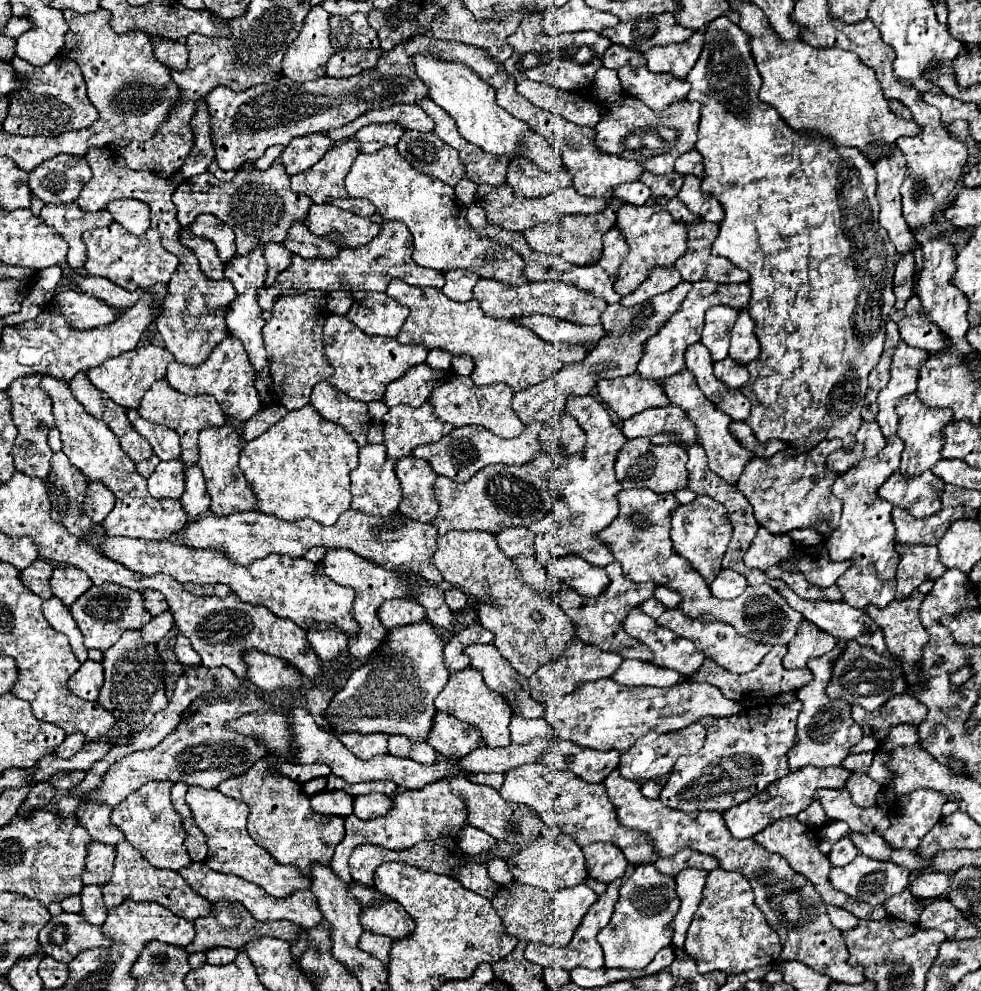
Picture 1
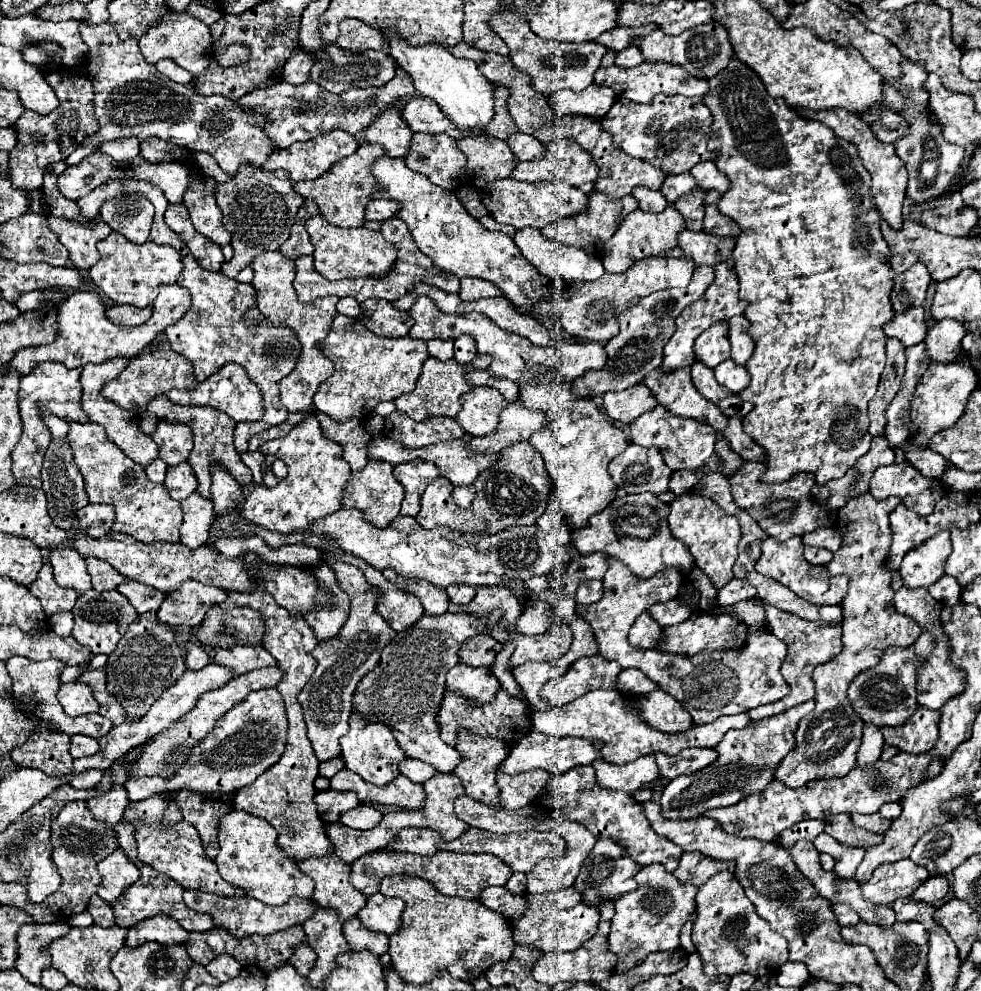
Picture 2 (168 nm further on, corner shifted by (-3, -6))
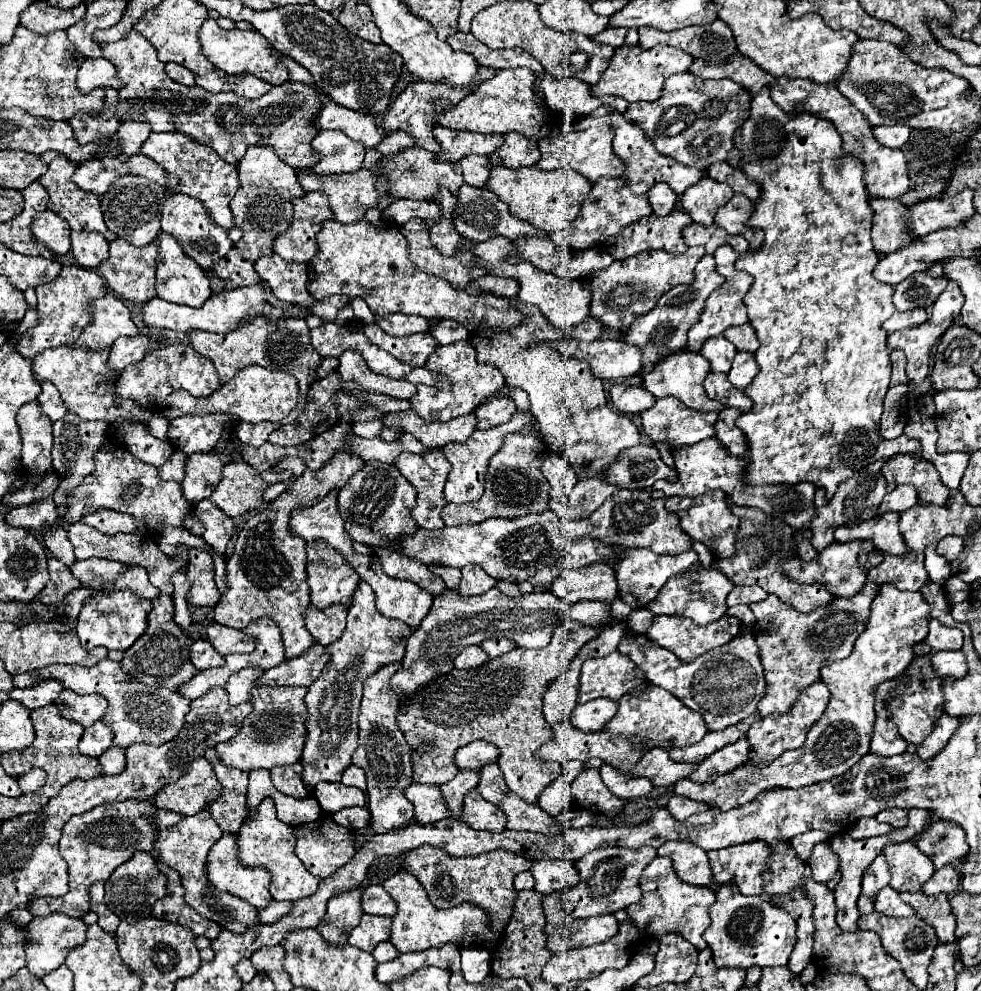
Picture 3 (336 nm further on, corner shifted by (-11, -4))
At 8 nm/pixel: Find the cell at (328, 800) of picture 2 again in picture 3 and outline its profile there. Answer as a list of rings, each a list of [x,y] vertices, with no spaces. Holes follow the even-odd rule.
[[[319,783],[313,795],[319,801],[321,809],[331,815],[337,813],[339,809],[355,807],[355,805],[363,807],[367,803],[363,791],[359,791],[357,787],[347,787],[343,783]]]

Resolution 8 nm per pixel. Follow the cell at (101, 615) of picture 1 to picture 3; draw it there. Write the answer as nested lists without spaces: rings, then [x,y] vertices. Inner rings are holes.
[[[131,589],[105,591],[99,597],[91,597],[87,605],[83,605],[77,619],[77,635],[85,649],[107,647],[107,649],[129,649],[145,631],[147,631],[147,615],[151,611],[151,601],[139,597]]]

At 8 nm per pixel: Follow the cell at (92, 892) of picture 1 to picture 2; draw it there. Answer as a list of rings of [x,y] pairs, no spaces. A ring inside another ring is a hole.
[[[99,895],[91,897],[91,901],[87,905],[87,911],[93,915],[95,925],[101,925],[101,927],[113,927],[115,925],[111,905],[107,901],[103,901]]]

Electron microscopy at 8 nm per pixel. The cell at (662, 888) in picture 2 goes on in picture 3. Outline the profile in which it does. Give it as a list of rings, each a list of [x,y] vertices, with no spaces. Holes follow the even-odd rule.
[[[655,857],[641,875],[641,891],[643,899],[637,905],[631,905],[627,913],[631,915],[635,927],[639,929],[643,939],[659,939],[665,933],[677,931],[685,935],[685,939],[695,945],[697,949],[705,949],[707,943],[703,941],[705,929],[711,925],[709,919],[709,907],[715,903],[715,893],[711,889],[695,887],[689,883],[683,883],[671,865],[669,857]]]

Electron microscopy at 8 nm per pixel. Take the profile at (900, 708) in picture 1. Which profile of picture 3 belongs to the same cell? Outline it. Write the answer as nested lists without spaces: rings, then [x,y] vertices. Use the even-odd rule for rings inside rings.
[[[949,715],[939,717],[939,721],[935,723],[933,733],[917,749],[919,759],[929,761],[931,757],[935,757],[935,753],[939,753],[947,745],[947,741],[953,737],[953,733],[955,733],[957,727],[959,727],[959,719],[957,717],[949,717]]]

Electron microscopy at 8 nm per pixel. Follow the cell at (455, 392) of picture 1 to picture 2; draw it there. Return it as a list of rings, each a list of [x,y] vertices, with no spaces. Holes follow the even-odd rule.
[[[473,387],[461,399],[461,411],[455,415],[455,421],[473,437],[491,435],[507,405],[507,399],[497,389]]]

